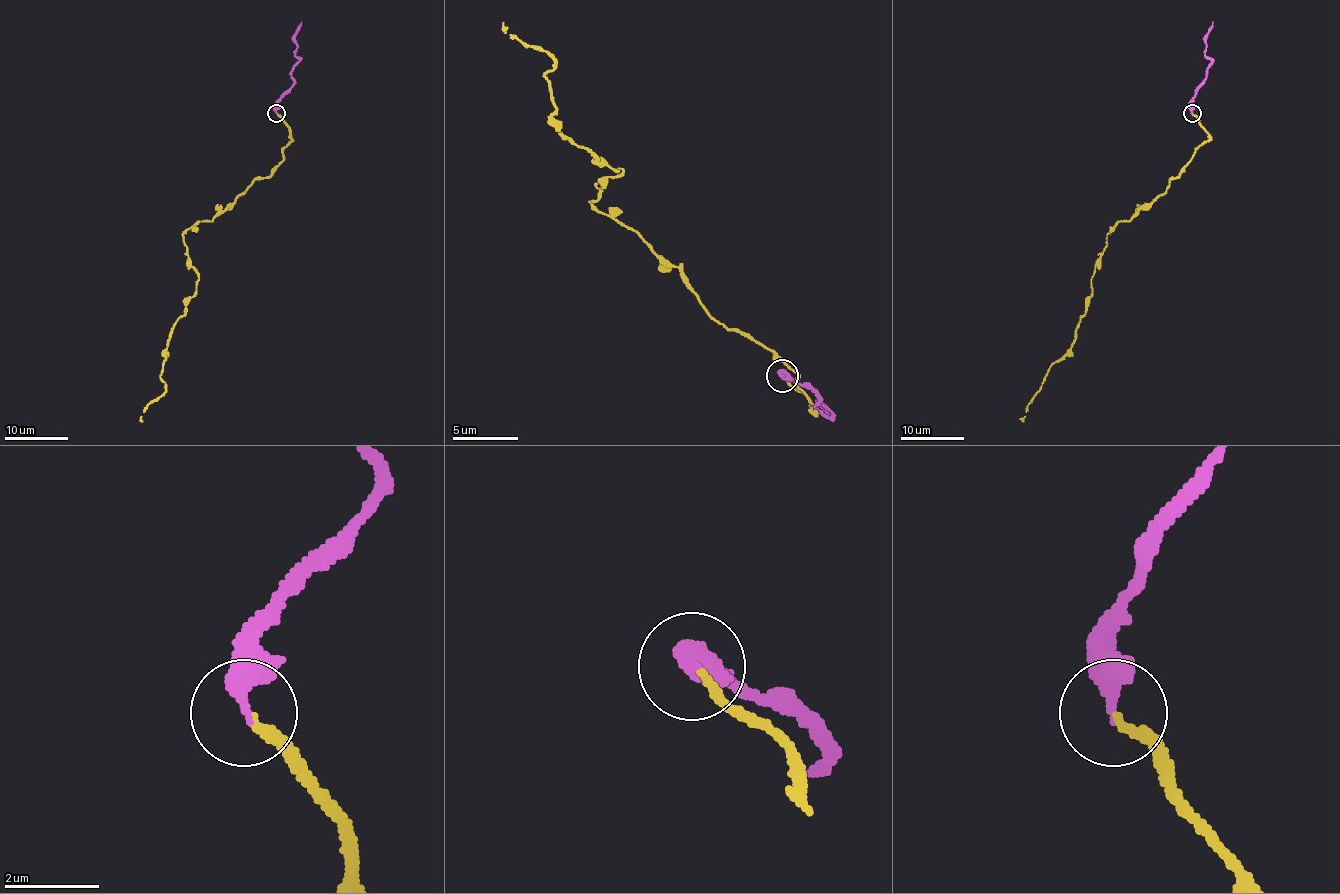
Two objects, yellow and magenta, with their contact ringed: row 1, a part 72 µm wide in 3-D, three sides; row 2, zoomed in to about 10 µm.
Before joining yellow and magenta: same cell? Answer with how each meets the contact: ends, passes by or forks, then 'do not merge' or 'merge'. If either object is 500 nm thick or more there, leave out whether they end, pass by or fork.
yellow ends | magenta ends | merge

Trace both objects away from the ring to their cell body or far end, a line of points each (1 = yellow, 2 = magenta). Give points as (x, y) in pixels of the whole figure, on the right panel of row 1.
1: (1192, 113), (1208, 139), (1170, 186), (1108, 234), (1071, 350), (1051, 366), (1027, 405), (1025, 416), (1019, 418)
2: (1192, 113), (1192, 99), (1203, 83), (1211, 61), (1205, 54), (1206, 32), (1213, 21)

